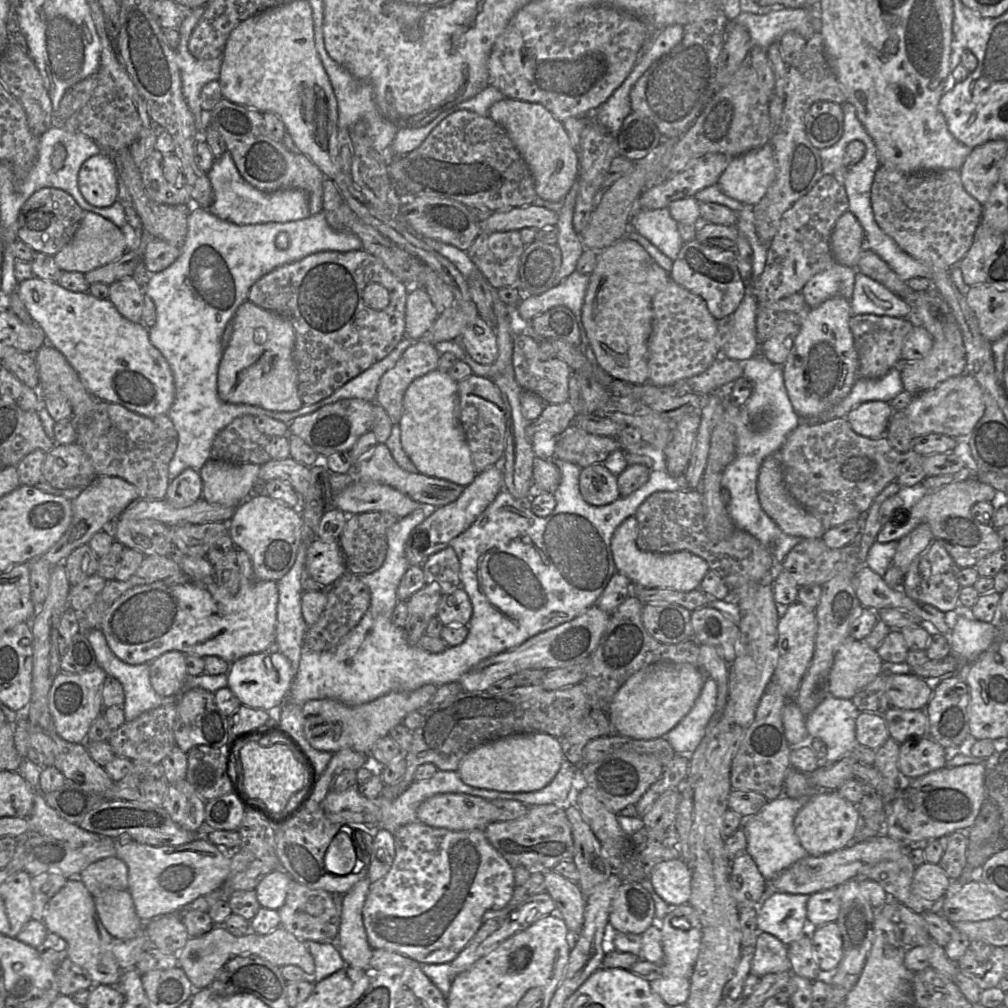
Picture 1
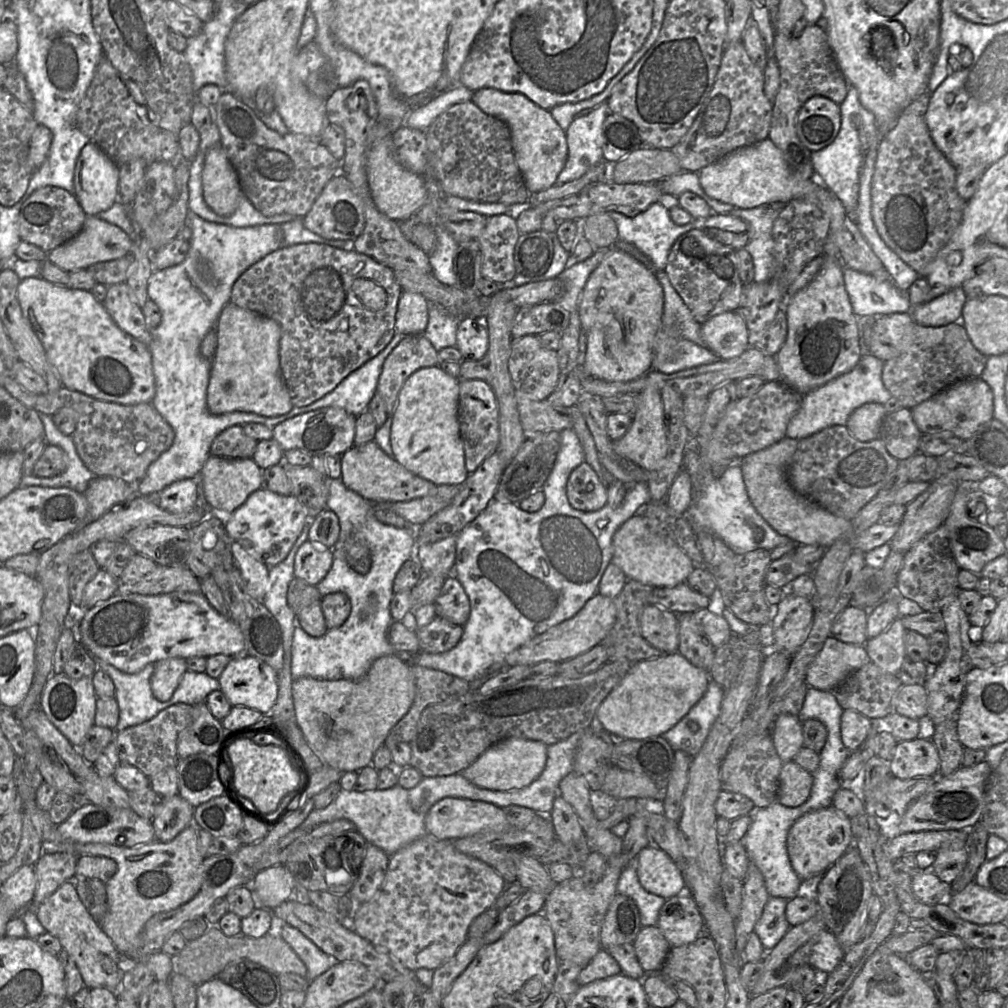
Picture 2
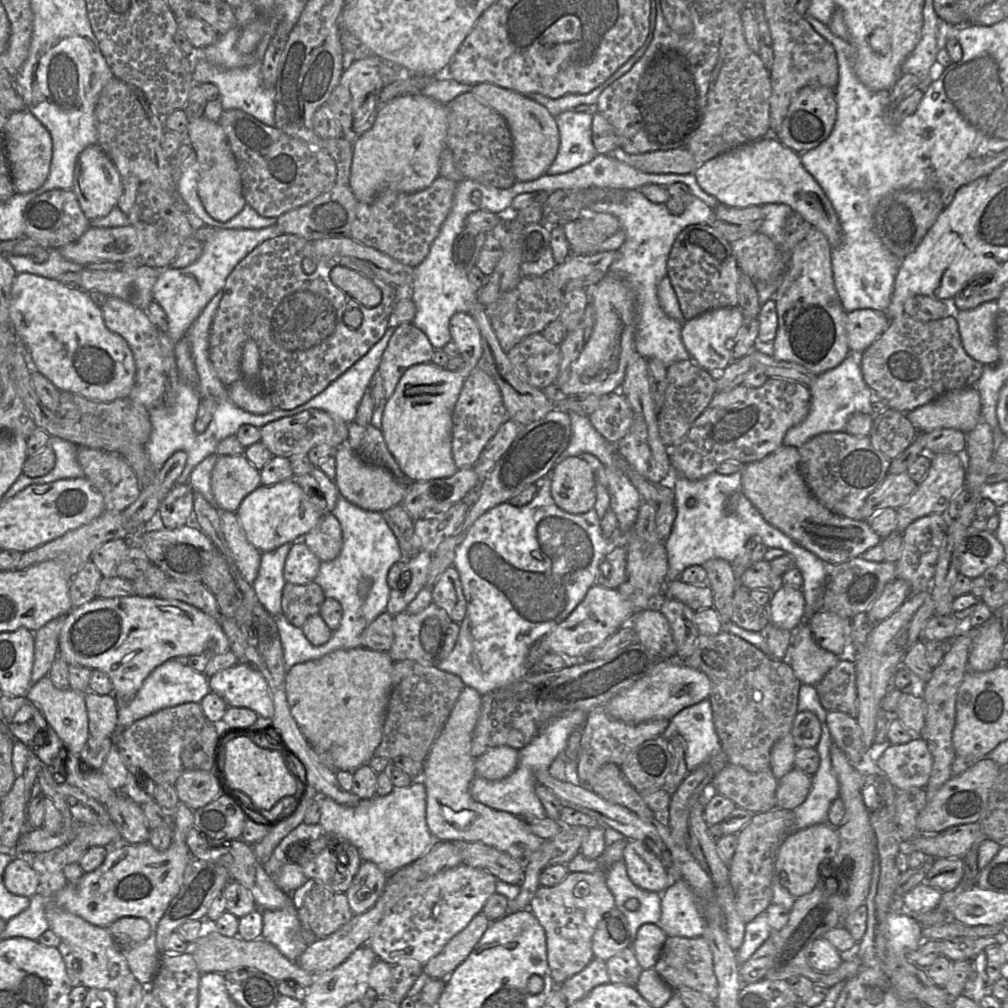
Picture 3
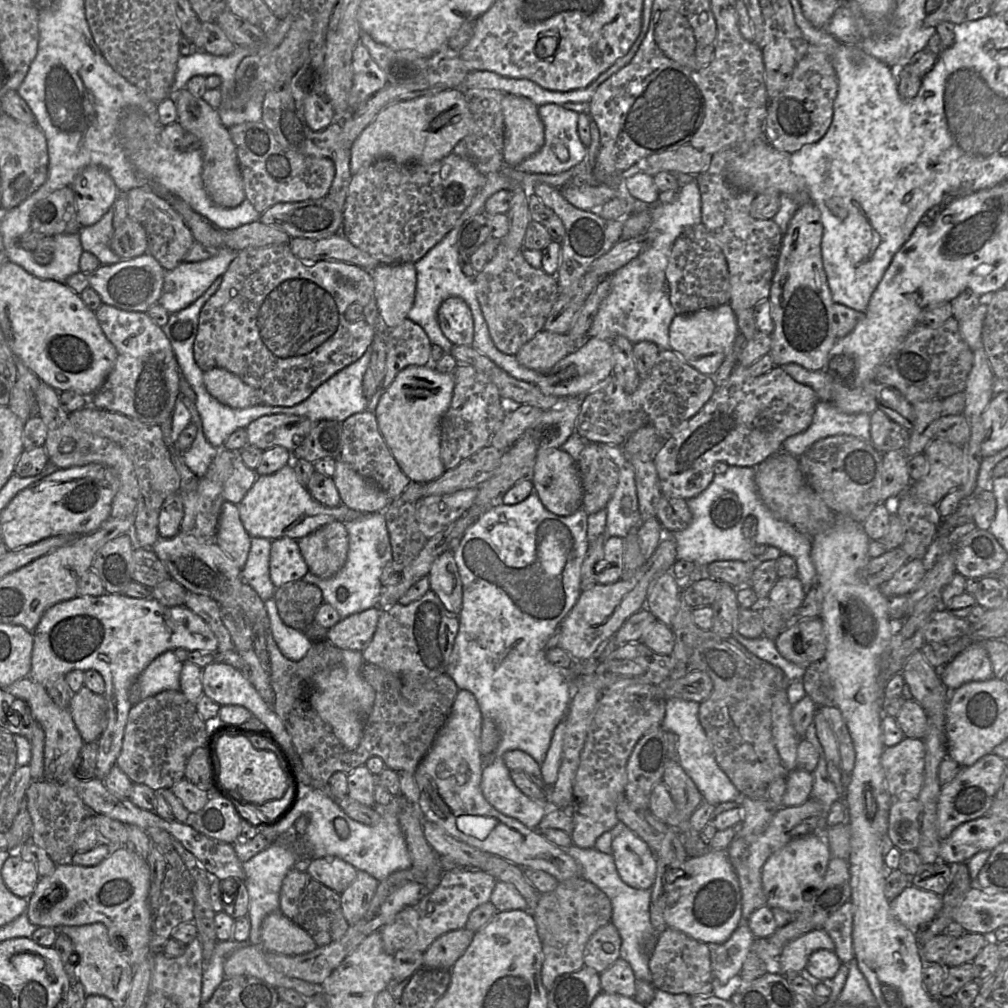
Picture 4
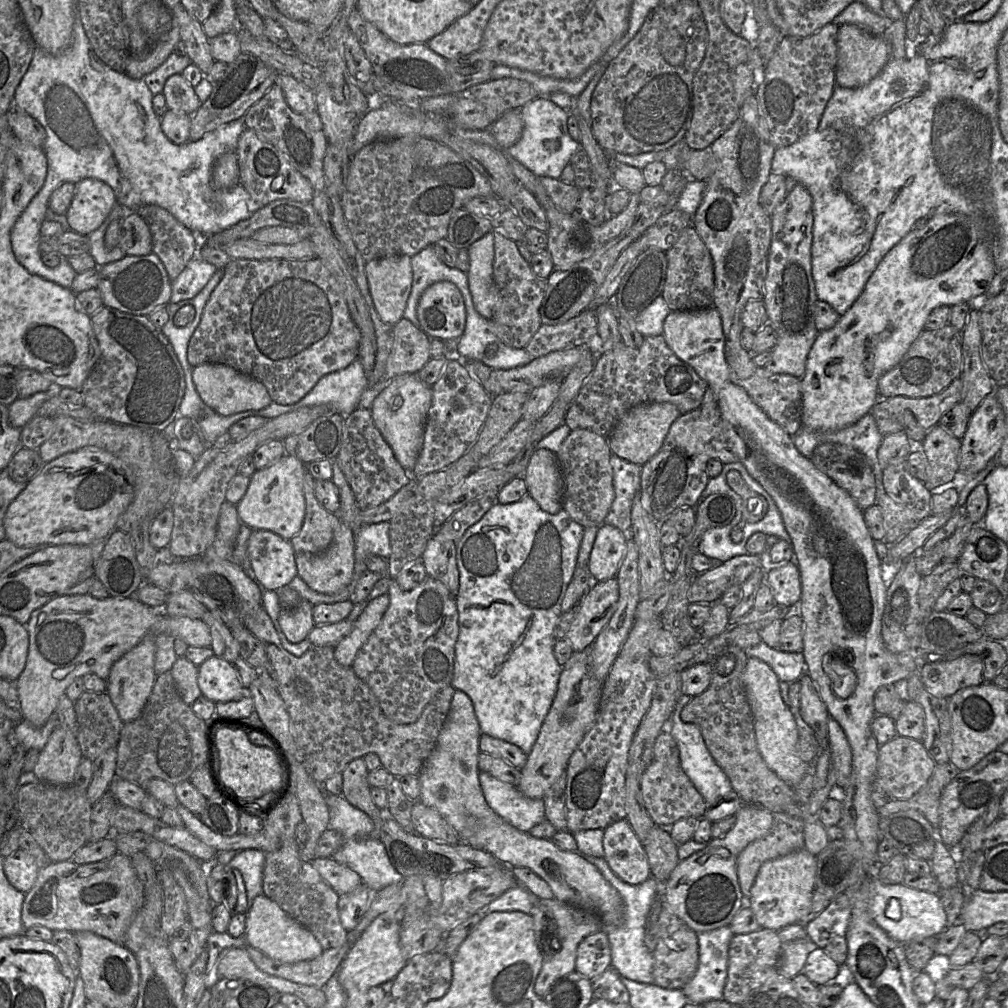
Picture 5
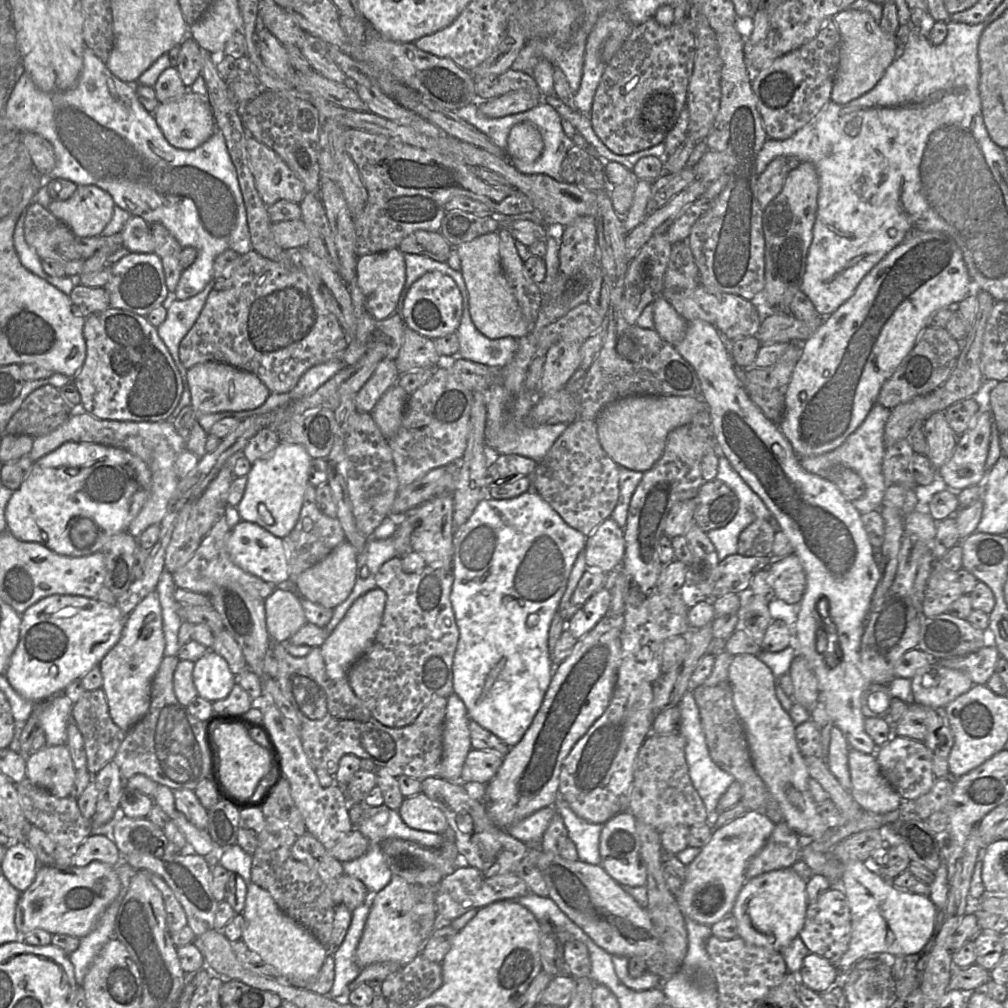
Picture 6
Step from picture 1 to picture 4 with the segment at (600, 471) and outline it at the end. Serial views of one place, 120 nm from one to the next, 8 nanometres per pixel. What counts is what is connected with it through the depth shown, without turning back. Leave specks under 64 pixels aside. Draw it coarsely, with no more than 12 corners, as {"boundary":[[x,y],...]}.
{"boundary":[[561,448],[537,457],[531,481],[558,516],[581,509],[576,460]]}

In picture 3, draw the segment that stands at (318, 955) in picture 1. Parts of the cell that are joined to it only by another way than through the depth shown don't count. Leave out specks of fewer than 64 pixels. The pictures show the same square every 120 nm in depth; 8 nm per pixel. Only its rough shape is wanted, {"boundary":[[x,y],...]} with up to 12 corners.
{"boundary":[[293,904],[262,910],[261,938],[289,960],[309,945]]}

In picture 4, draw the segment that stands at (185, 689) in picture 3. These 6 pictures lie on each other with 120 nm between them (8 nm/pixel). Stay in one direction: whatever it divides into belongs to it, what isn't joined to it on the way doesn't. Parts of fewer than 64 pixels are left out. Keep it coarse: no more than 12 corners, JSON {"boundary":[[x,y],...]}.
{"boundary":[[174,650],[138,677],[141,699],[180,690],[183,663]]}

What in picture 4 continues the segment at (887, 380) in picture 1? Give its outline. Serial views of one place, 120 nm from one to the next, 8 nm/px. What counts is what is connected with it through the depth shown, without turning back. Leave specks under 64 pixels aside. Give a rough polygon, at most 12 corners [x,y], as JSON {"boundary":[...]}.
{"boundary":[[820,399],[811,425],[782,450],[800,457],[815,442],[850,435],[871,443],[871,414]]}

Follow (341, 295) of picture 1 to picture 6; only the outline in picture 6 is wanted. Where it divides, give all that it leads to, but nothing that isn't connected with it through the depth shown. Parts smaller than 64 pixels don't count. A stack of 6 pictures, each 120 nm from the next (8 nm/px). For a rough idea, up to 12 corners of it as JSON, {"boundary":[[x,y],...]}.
{"boundary":[[254,250],[179,344],[271,393],[349,339],[295,261]]}

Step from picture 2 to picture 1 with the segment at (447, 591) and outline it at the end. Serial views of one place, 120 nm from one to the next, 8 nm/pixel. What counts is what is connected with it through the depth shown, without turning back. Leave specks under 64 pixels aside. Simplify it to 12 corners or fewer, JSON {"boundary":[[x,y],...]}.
{"boundary":[[459,587],[442,595],[437,616],[444,626],[469,624],[469,596]]}

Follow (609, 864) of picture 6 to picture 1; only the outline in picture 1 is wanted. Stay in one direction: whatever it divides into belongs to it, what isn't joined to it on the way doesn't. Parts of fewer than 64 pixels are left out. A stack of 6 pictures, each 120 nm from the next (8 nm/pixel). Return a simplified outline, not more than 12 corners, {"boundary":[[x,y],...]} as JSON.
{"boundary":[[680,858],[656,864],[649,881],[669,906],[689,903],[692,873]]}

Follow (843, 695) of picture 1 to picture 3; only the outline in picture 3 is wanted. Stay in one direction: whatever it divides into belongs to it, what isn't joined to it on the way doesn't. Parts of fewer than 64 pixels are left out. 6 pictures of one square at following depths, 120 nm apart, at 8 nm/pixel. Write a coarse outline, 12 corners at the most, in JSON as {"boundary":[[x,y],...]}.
{"boundary":[[808,624],[792,632],[783,661],[815,686],[841,659]]}

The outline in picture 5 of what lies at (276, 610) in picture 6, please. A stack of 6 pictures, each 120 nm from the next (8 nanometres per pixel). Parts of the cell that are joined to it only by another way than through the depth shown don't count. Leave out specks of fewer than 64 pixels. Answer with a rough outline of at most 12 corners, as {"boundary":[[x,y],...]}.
{"boundary":[[302,601],[281,610],[278,624],[291,643],[307,639],[315,626],[313,605]]}

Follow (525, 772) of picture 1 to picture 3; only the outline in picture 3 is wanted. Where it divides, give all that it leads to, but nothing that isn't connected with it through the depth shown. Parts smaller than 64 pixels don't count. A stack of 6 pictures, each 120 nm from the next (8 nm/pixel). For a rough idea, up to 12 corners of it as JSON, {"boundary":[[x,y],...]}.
{"boundary":[[500,746],[476,759],[478,776],[500,780],[517,765],[518,750]]}

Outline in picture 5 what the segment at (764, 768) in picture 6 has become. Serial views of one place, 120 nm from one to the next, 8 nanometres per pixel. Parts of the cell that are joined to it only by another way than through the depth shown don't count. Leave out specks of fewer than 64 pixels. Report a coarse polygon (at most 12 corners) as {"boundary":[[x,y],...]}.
{"boundary":[[749,657],[743,683],[766,765],[794,788],[810,771],[769,665]]}

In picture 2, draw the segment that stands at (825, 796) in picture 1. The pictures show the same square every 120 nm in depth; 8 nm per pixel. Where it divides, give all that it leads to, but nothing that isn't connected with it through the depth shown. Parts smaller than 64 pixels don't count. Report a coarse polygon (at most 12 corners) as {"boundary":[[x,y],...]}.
{"boundary":[[833,805],[806,813],[786,844],[802,882],[823,876],[853,846]]}

